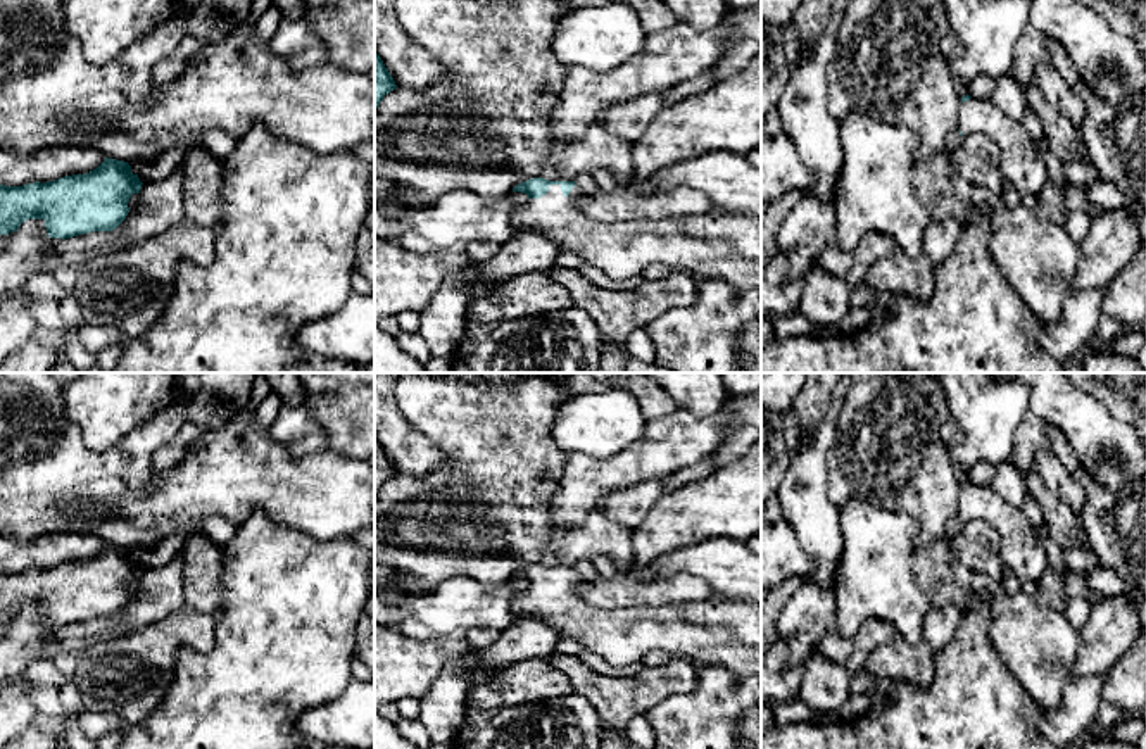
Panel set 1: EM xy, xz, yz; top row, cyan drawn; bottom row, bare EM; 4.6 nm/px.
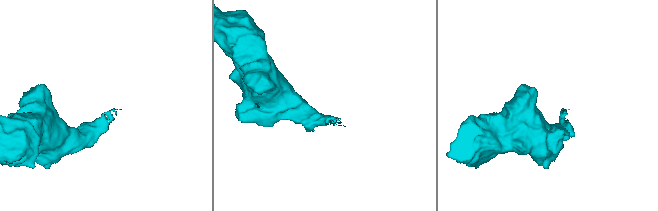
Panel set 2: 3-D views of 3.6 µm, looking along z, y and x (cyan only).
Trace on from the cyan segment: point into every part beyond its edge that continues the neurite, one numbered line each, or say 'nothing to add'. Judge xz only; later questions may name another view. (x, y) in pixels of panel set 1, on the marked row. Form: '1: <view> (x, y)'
1: xz (718, 244)

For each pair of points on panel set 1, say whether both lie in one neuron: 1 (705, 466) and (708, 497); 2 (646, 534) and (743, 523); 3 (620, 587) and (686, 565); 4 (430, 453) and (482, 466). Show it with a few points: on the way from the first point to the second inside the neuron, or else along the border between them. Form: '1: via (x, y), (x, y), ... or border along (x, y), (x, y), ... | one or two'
1: border along (715, 470), (668, 492) | two
2: via (670, 525), (718, 523) | one
3: border along (691, 577), (648, 579) | two
4: border along (416, 428), (444, 454), (444, 463), (435, 472) | two

